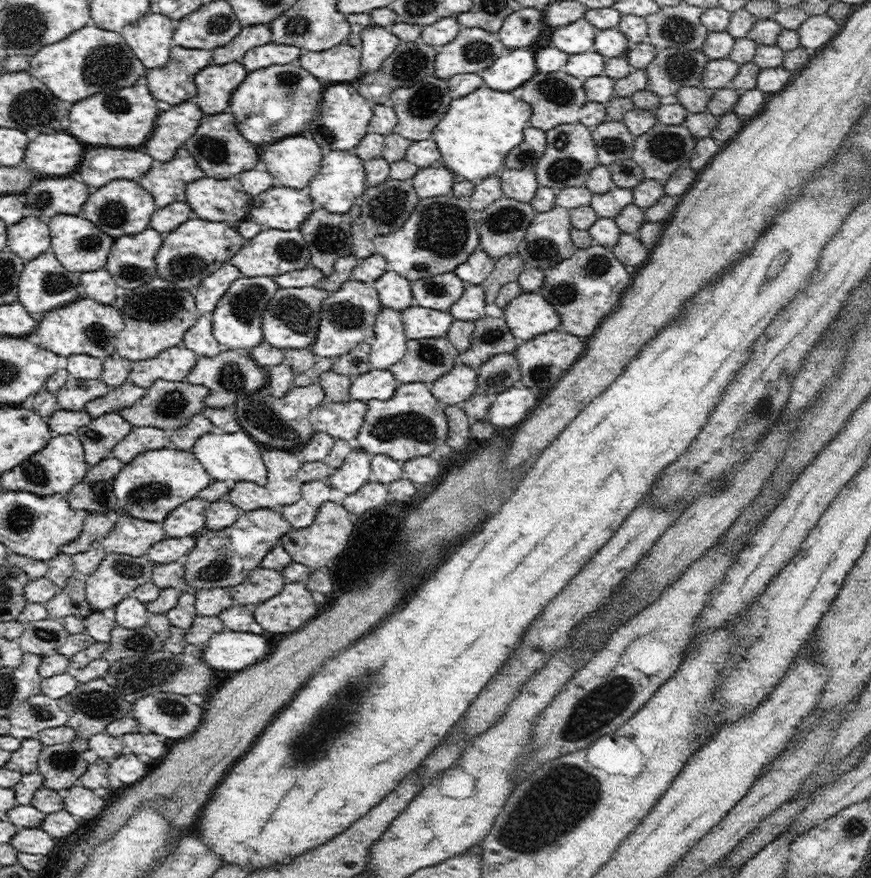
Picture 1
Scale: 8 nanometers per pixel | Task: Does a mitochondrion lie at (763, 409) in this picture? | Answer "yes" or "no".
yes

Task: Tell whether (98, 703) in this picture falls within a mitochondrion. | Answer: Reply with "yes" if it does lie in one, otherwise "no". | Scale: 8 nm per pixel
yes

